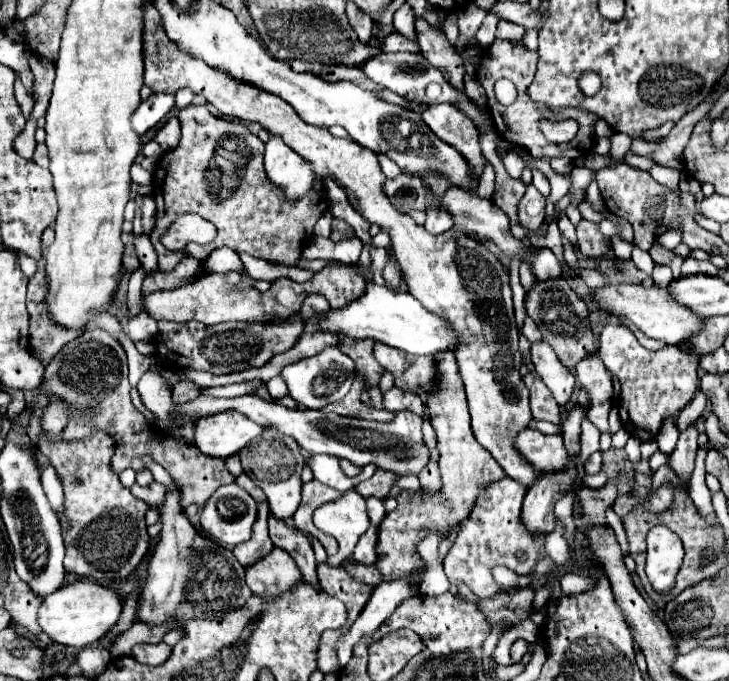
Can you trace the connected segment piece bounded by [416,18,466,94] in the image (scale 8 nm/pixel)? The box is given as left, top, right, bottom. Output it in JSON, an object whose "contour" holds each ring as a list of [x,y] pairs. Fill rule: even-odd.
{"contour":[[[416,18],[416,36],[418,36],[420,50],[422,50],[420,54],[444,74],[450,86],[458,88],[458,92],[464,94],[464,76],[466,76],[464,60],[454,50],[454,46],[448,42],[448,38],[440,34],[436,28],[432,28],[422,18]]]}

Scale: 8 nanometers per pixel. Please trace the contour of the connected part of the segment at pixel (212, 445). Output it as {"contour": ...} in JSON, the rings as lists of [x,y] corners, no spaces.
{"contour":[[[220,412],[200,418],[194,430],[194,444],[206,456],[228,458],[238,454],[250,440],[262,436],[264,428],[240,412]]]}

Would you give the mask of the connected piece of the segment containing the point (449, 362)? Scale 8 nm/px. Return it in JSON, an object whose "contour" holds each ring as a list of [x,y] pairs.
{"contour":[[[438,354],[438,390],[428,394],[428,408],[430,408],[430,422],[436,430],[436,448],[440,452],[440,476],[442,476],[442,488],[436,494],[430,494],[430,490],[420,488],[416,492],[412,490],[404,490],[402,494],[396,496],[398,506],[394,512],[386,514],[386,518],[380,522],[378,526],[378,544],[376,544],[376,568],[382,574],[382,580],[398,580],[404,578],[406,574],[414,574],[414,570],[418,570],[418,566],[422,566],[422,560],[418,556],[418,542],[420,542],[420,534],[424,530],[432,530],[436,536],[446,536],[450,530],[454,530],[454,526],[460,526],[466,522],[478,492],[486,486],[492,484],[494,480],[500,480],[504,474],[504,470],[496,464],[494,458],[490,458],[490,454],[486,450],[482,450],[482,446],[476,442],[472,430],[470,430],[470,414],[468,414],[468,404],[466,404],[466,394],[464,394],[464,384],[462,378],[458,374],[458,366],[456,366],[456,358],[454,354]]]}

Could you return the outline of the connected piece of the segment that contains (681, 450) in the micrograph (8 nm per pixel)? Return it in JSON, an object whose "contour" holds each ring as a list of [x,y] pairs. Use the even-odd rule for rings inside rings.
{"contour":[[[690,424],[686,428],[686,432],[680,434],[676,448],[668,456],[668,466],[674,470],[674,474],[678,474],[678,480],[682,482],[684,492],[688,488],[688,482],[690,482],[690,476],[692,476],[692,470],[694,470],[694,456],[696,456],[696,450],[698,450],[696,438],[698,438],[696,424]]]}

